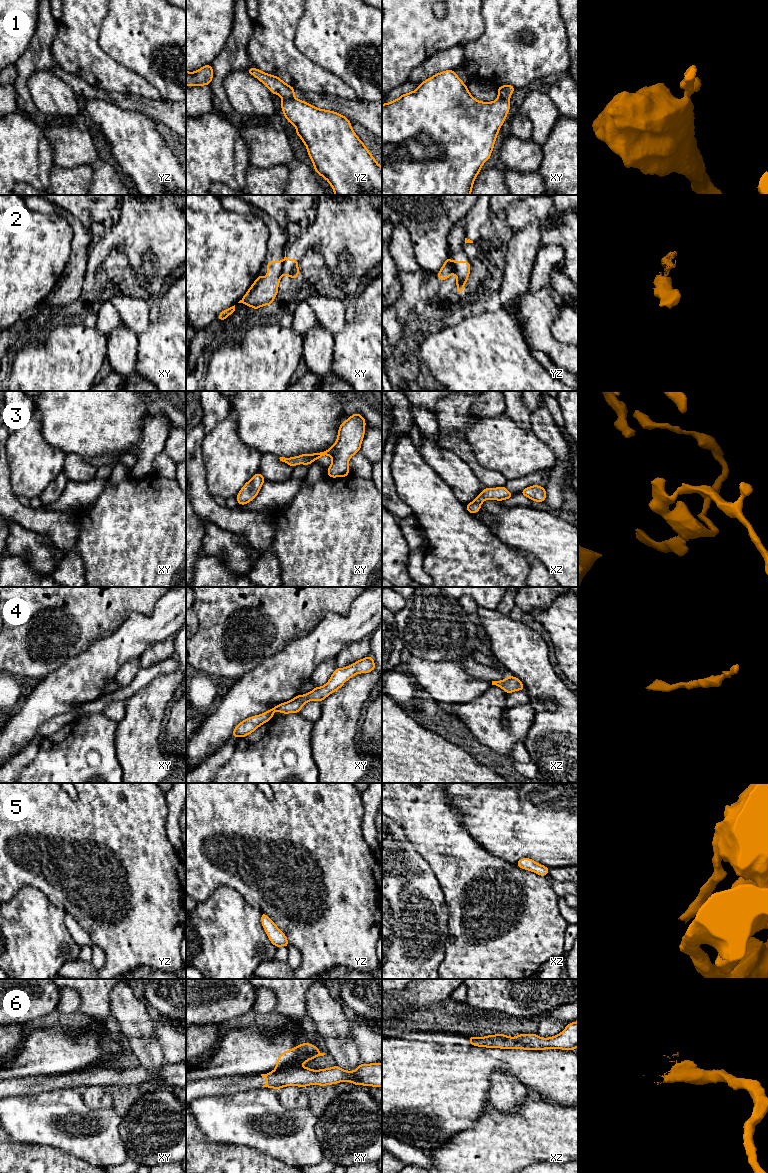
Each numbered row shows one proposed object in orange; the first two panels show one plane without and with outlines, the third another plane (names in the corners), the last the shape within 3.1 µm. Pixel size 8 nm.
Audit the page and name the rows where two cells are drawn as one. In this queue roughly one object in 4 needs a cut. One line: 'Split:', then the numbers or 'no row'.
Split: 1, 2

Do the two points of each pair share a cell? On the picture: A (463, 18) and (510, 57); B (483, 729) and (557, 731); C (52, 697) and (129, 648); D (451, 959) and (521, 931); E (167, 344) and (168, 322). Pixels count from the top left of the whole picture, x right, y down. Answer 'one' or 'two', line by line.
A: two
B: two
C: one
D: one
E: one

